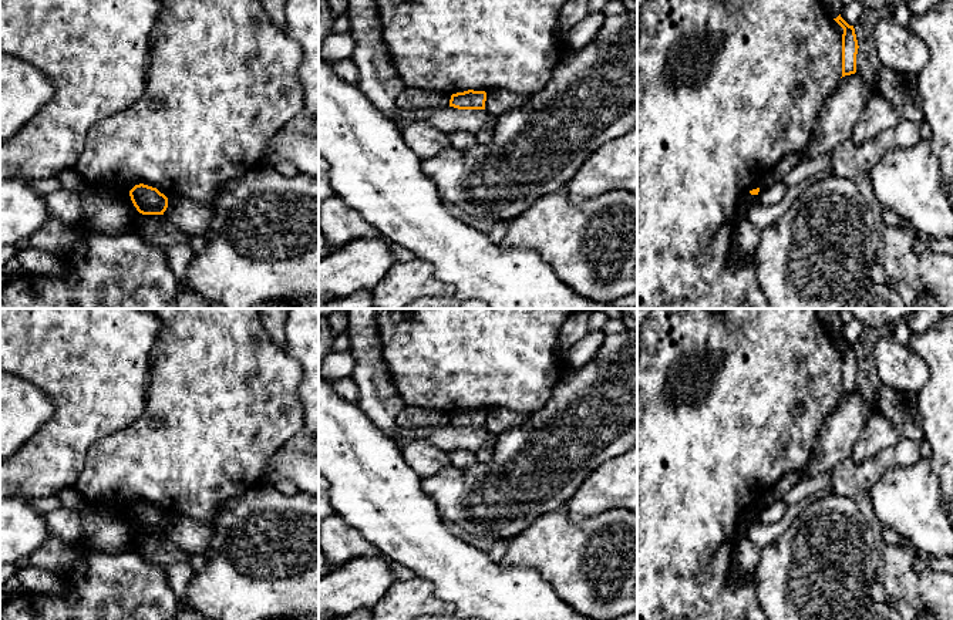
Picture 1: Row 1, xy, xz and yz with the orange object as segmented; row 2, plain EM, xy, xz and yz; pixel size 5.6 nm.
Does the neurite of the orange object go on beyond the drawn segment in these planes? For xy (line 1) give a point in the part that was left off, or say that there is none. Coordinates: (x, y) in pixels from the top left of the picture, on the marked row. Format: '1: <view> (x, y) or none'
1: none

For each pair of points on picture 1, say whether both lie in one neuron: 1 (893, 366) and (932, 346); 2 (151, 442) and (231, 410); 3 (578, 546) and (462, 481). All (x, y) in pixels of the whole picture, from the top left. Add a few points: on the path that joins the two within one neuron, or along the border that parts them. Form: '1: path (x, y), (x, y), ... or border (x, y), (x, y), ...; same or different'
1: border (906, 346), (926, 366), (928, 381), (922, 387); different
2: path (171, 442), (194, 442), (211, 425); same
3: border (563, 505), (538, 515), (508, 541); different

